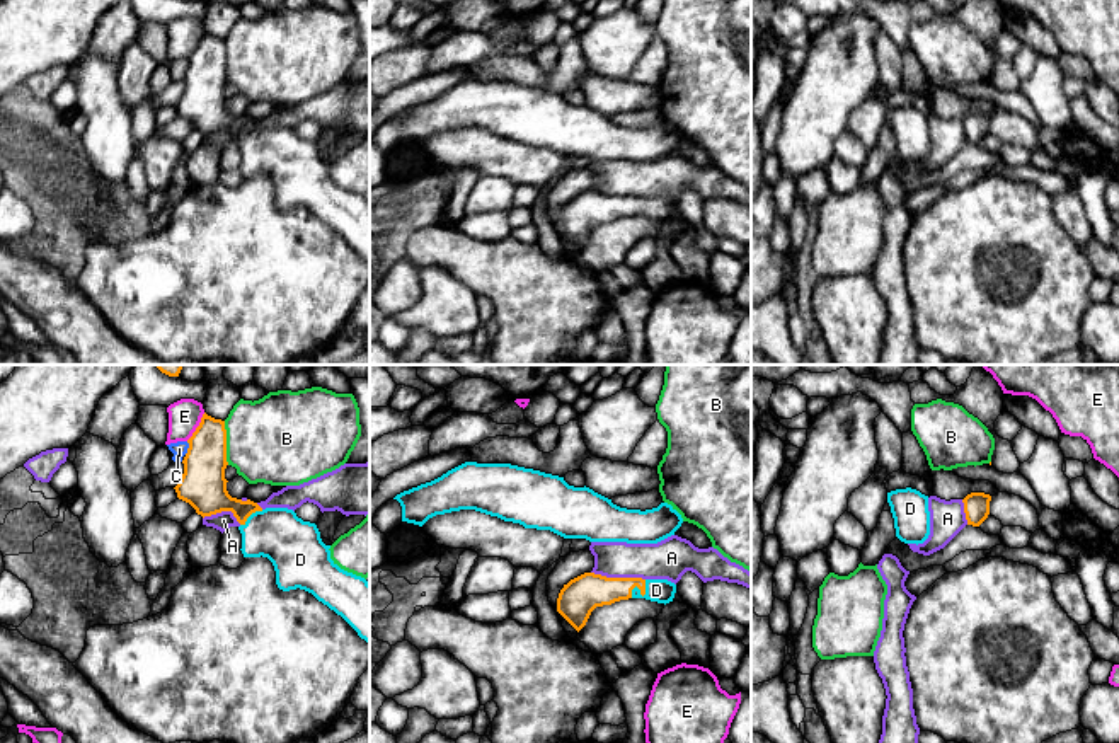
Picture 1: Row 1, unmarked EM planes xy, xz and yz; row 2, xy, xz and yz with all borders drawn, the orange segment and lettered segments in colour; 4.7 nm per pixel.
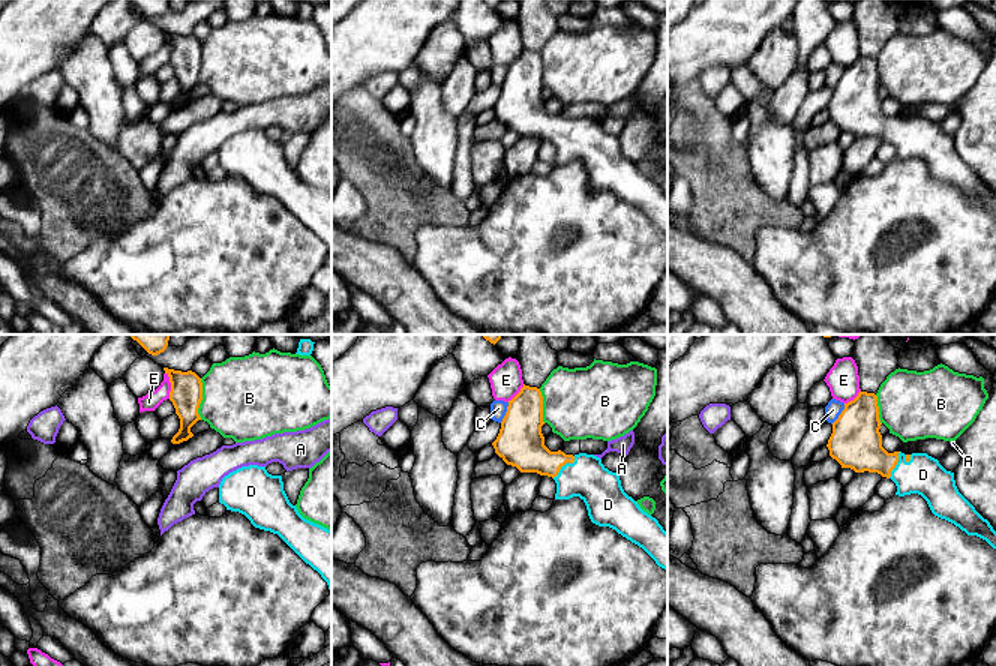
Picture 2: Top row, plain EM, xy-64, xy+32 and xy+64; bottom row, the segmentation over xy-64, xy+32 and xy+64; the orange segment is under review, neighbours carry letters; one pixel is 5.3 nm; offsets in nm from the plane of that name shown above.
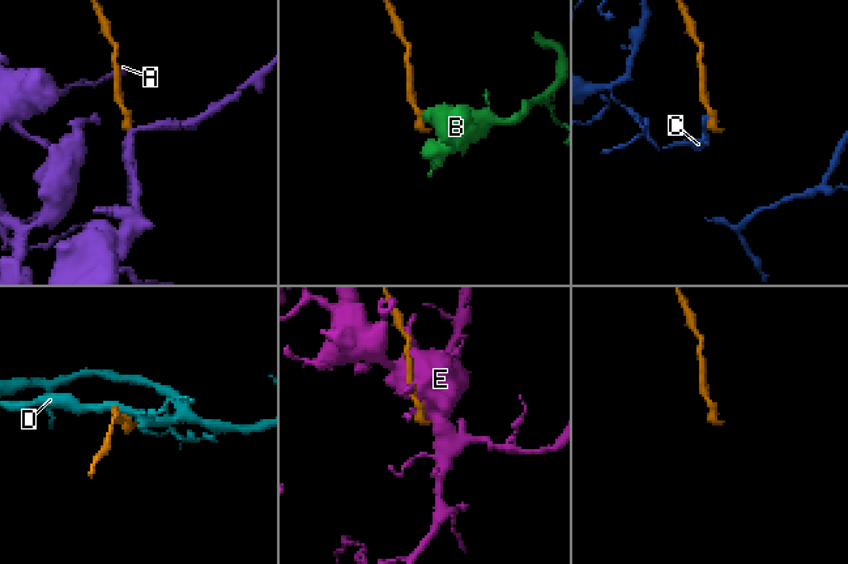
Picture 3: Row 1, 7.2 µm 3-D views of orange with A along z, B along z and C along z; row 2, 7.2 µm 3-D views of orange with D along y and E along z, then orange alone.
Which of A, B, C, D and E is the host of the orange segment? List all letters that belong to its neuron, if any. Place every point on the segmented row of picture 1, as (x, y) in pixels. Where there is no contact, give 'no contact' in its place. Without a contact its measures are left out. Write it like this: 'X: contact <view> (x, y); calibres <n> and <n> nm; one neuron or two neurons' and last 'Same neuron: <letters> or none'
A: contact xz (619, 578); calibres 180 and 190 nm; two neurons
B: contact xy (225, 443); calibres 220 and 420 nm; two neurons
C: contact xy (188, 449); calibres 220 and 70 nm; two neurons
D: contact xz (641, 593); calibres 170 and 110 nm; one neuron
E: contact xy (198, 426); calibres 200 and 160 nm; two neurons
Same neuron: D

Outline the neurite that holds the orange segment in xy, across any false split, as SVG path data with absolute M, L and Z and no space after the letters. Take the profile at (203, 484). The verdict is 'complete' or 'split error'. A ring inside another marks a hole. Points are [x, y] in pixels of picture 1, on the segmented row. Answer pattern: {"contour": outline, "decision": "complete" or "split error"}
{"contour": "M204 412L187 443L184 474L174 487L177 498L203 518L232 511L240 523L244 557L267 557L279 590L312 593L370 644L370 583L330 559L330 545L322 542L317 525L303 521L293 510L262 510L228 494L225 421Z", "decision": "split error"}

